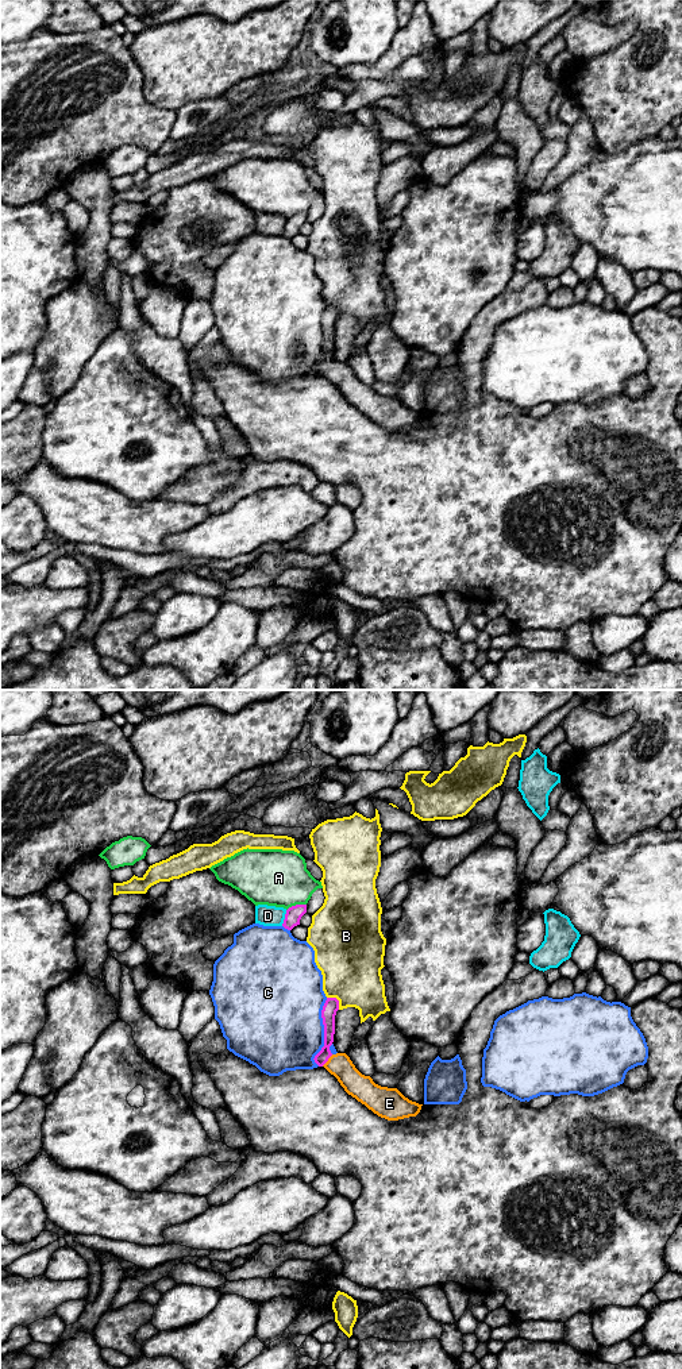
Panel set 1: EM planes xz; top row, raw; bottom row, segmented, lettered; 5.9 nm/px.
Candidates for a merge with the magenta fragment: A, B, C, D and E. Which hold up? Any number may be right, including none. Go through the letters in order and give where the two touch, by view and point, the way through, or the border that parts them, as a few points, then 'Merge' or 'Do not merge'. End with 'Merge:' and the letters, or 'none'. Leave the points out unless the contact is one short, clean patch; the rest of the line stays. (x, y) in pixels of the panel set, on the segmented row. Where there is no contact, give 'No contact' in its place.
A: Touches magenta at xz (296, 905). Boundary: xz (305, 903), (297, 903), (286, 910). Do not merge
B: Touches magenta at xz (336, 999). Do not merge
C: Touches magenta at xz (324, 1032). Do not merge
D: Touches magenta at xz (285, 918). Do not merge
E: Touches magenta at xz (327, 1060). Path across: xz (328, 1018), (327, 1060), (336, 1064), (358, 1086). Merge
Merge: E

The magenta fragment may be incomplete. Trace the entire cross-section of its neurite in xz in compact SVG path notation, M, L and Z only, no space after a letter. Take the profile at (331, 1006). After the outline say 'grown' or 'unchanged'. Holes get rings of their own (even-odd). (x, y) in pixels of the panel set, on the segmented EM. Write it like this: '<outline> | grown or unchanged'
M327 998L321 1018L324 1025L324 1046L315 1056L315 1063L334 1075L344 1091L369 1110L388 1121L416 1117L423 1104L409 1100L397 1088L381 1087L370 1076L362 1075L346 1053L332 1054L335 1015L339 1010L336 998Z | grown

